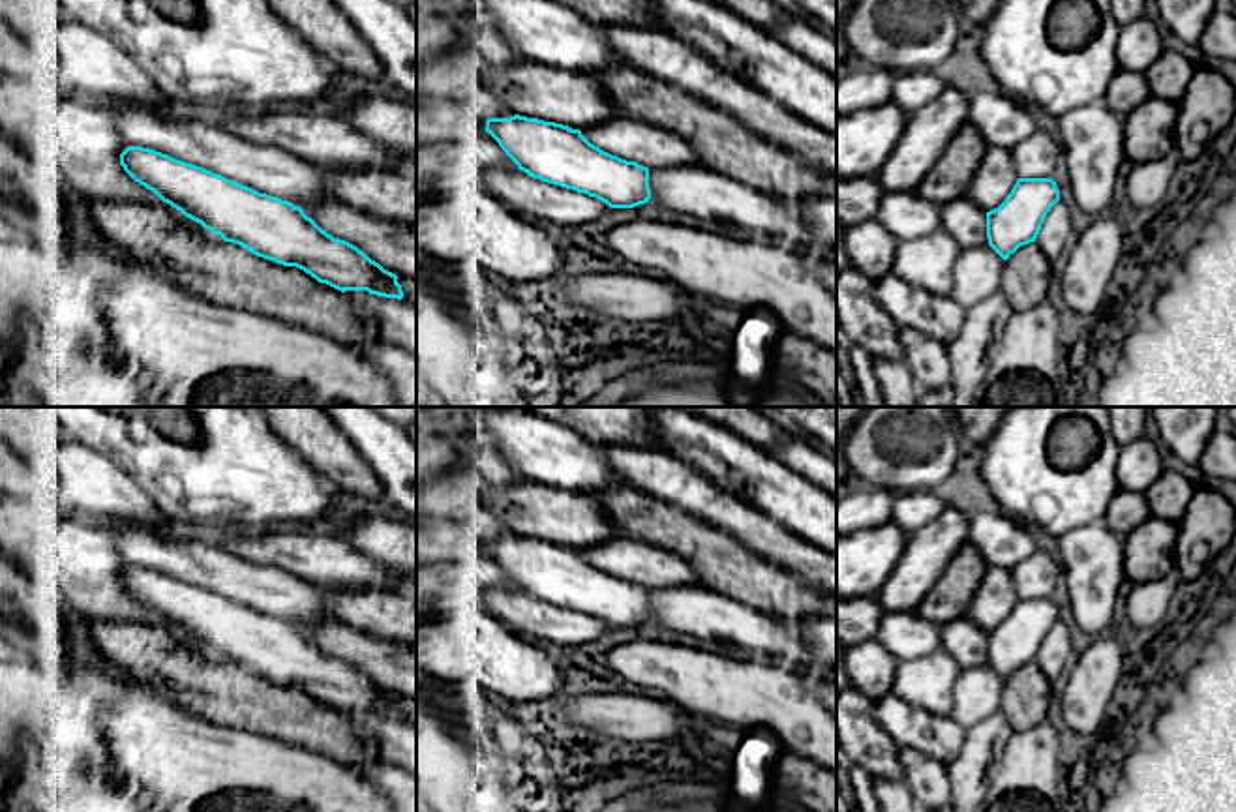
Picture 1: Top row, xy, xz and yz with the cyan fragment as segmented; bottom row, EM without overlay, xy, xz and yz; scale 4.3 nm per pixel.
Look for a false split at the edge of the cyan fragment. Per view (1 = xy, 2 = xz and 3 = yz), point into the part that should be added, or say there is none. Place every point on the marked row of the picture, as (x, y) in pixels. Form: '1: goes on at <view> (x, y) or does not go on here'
1: does not go on here
2: does not go on here
3: does not go on here

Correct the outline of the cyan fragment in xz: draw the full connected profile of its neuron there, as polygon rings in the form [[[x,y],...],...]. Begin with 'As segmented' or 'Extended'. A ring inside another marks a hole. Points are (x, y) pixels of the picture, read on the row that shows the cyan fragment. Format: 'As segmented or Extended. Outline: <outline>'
As segmented. Outline: [[[514,114],[488,118],[490,133],[520,171],[542,182],[574,189],[610,208],[649,203],[649,169],[591,144],[580,129]]]

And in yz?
As segmented. Outline: [[[1018,178],[1005,201],[987,212],[988,246],[1007,261],[1020,246],[1035,242],[1058,201],[1060,189],[1052,178]]]

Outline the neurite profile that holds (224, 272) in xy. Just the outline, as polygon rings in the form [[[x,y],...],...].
[[[88,199],[84,208],[111,244],[184,293],[321,332],[345,345],[371,341],[373,324],[341,291],[296,266],[263,259],[182,223],[163,204]]]

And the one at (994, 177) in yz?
[[[988,144],[966,195],[973,204],[990,212],[1005,201],[1017,180],[1011,152]]]

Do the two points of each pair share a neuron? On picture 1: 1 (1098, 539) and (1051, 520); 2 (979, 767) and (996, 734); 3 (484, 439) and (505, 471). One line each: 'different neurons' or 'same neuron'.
1: different neurons
2: same neuron
3: same neuron

